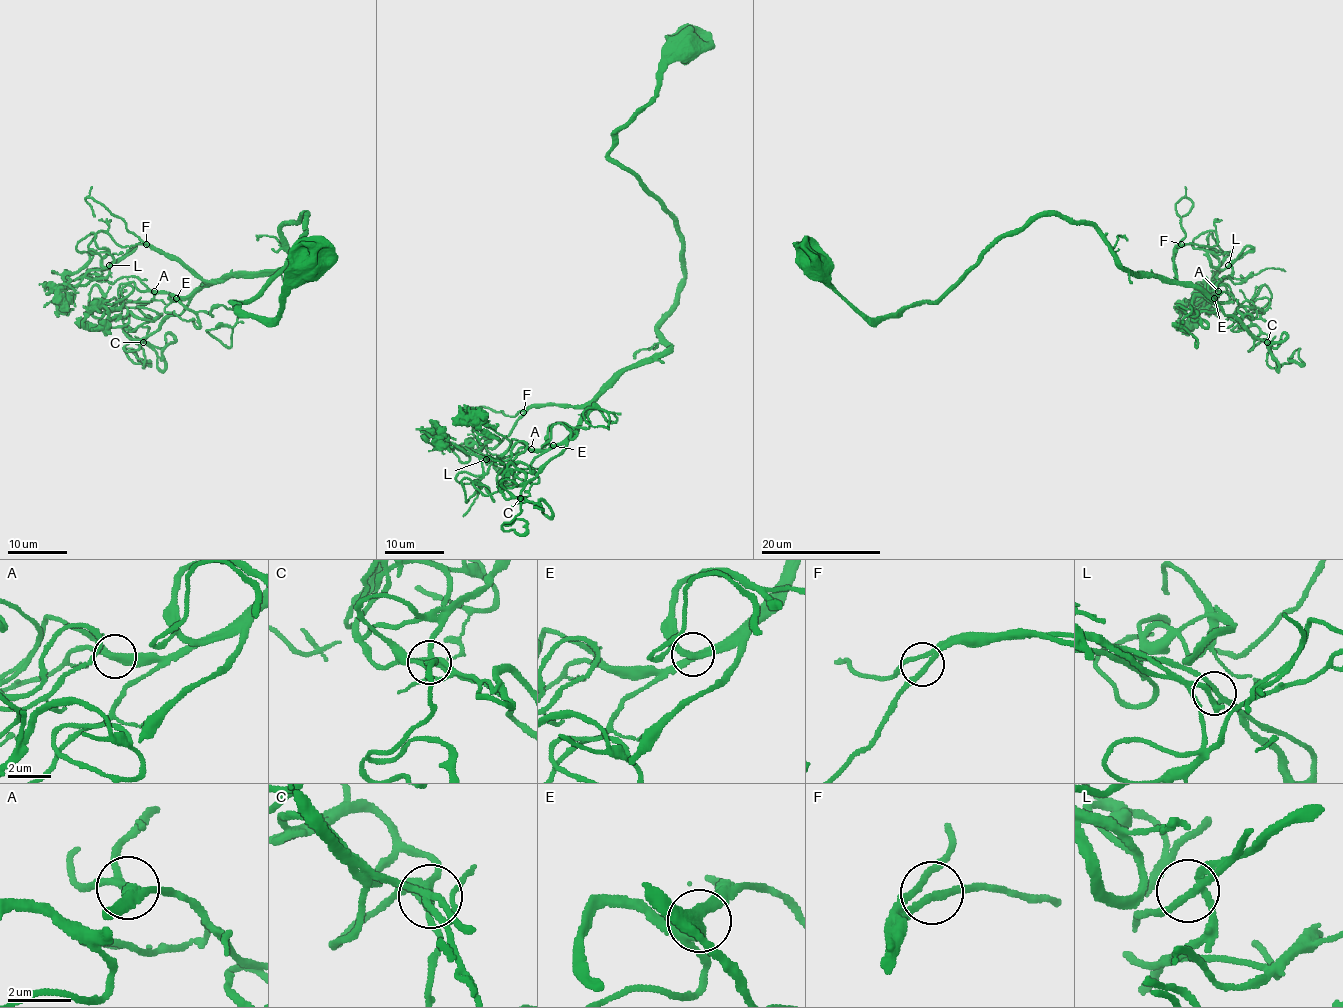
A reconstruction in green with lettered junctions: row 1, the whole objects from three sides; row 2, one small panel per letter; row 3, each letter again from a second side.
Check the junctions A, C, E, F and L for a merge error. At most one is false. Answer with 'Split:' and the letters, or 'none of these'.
Split: none of these

